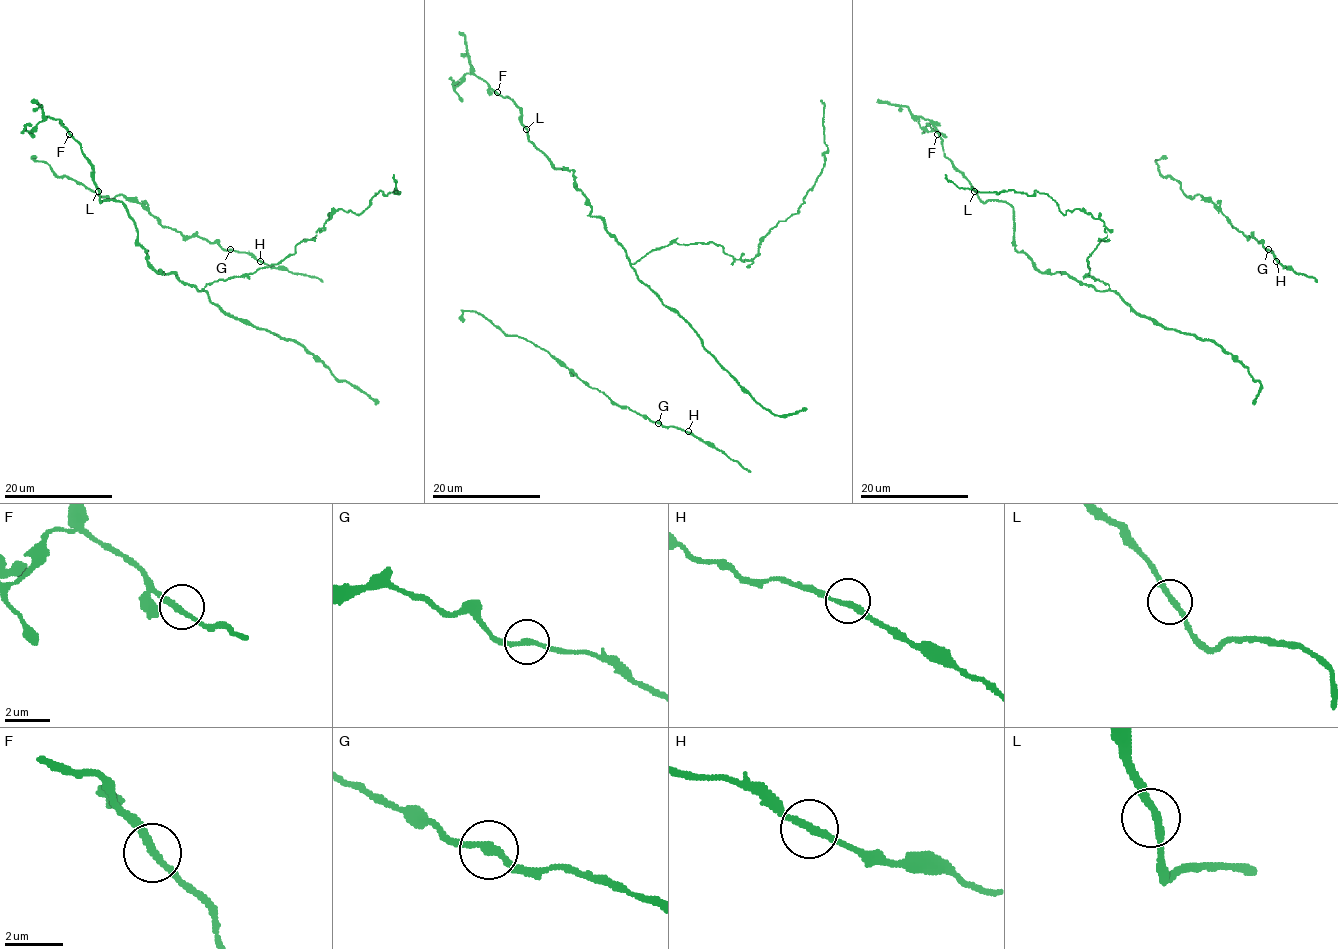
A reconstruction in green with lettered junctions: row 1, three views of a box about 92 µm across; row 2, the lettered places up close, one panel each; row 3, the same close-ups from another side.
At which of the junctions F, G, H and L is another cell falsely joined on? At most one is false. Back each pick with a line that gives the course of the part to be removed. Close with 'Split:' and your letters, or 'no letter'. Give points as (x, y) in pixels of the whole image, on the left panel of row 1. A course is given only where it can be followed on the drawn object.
Split: no letter

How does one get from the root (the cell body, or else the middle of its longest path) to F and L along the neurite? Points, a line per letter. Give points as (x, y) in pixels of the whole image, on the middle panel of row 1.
F: (686, 321), (638, 279), (623, 247), (591, 214), (573, 172), (551, 164), (528, 140), (521, 110), (497, 92)
L: (686, 321), (638, 279), (623, 247), (591, 214), (573, 172), (557, 169), (526, 129)

